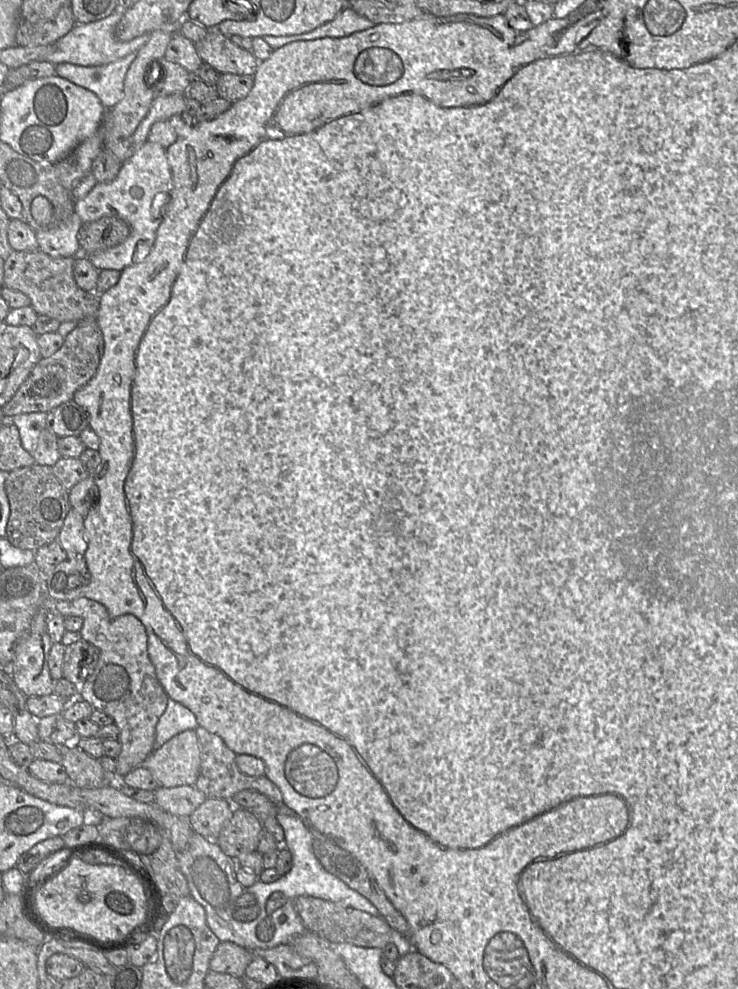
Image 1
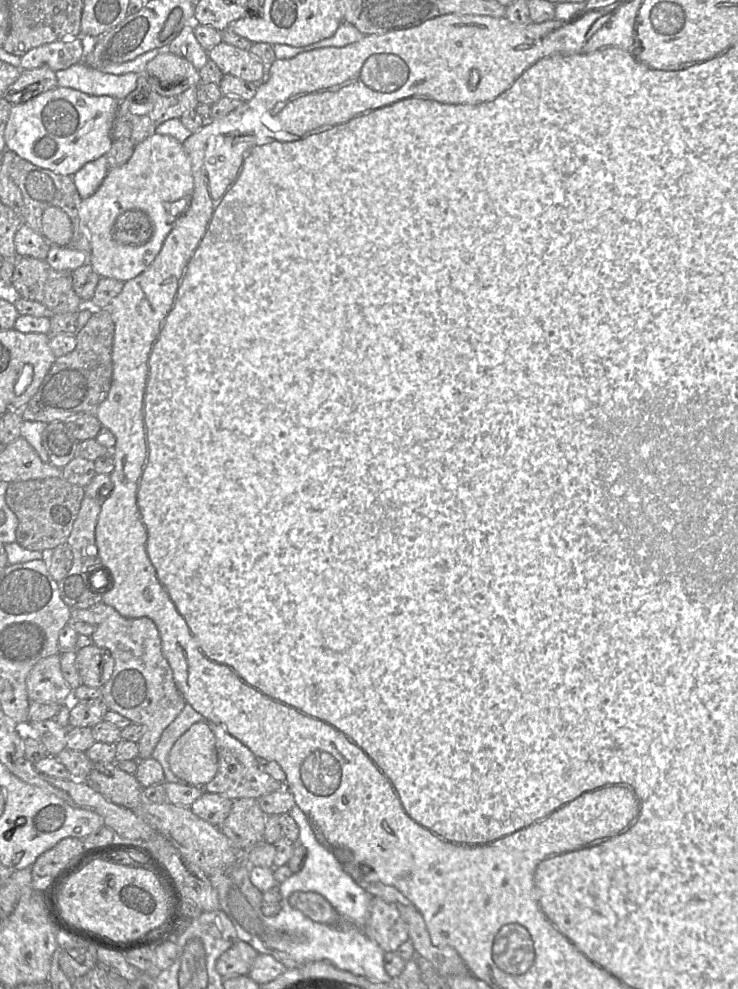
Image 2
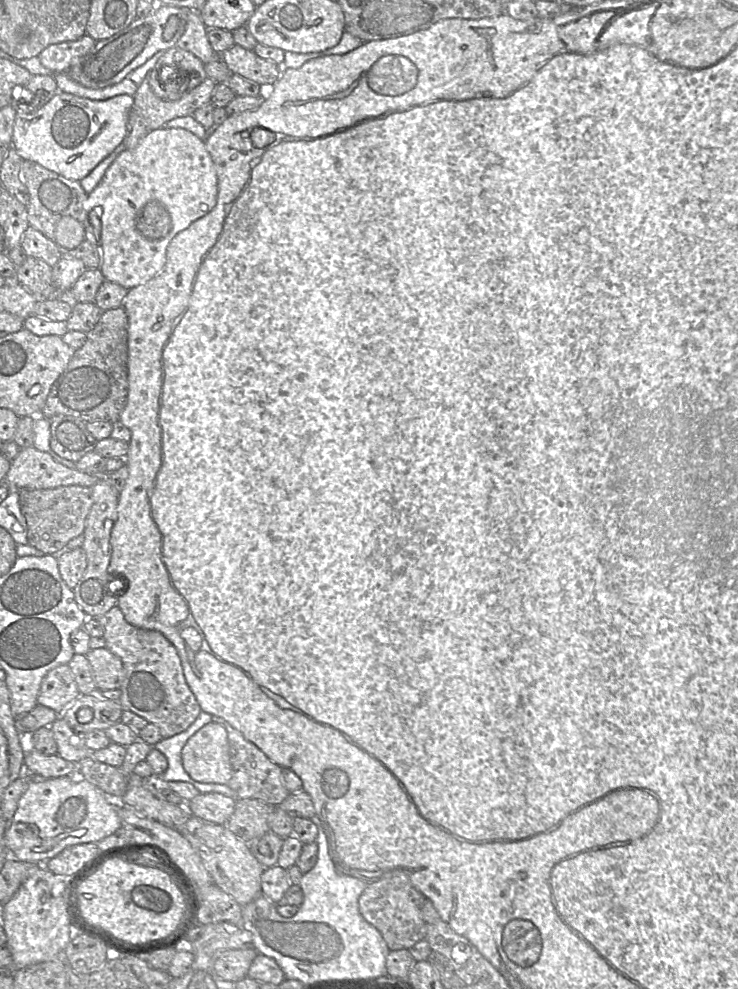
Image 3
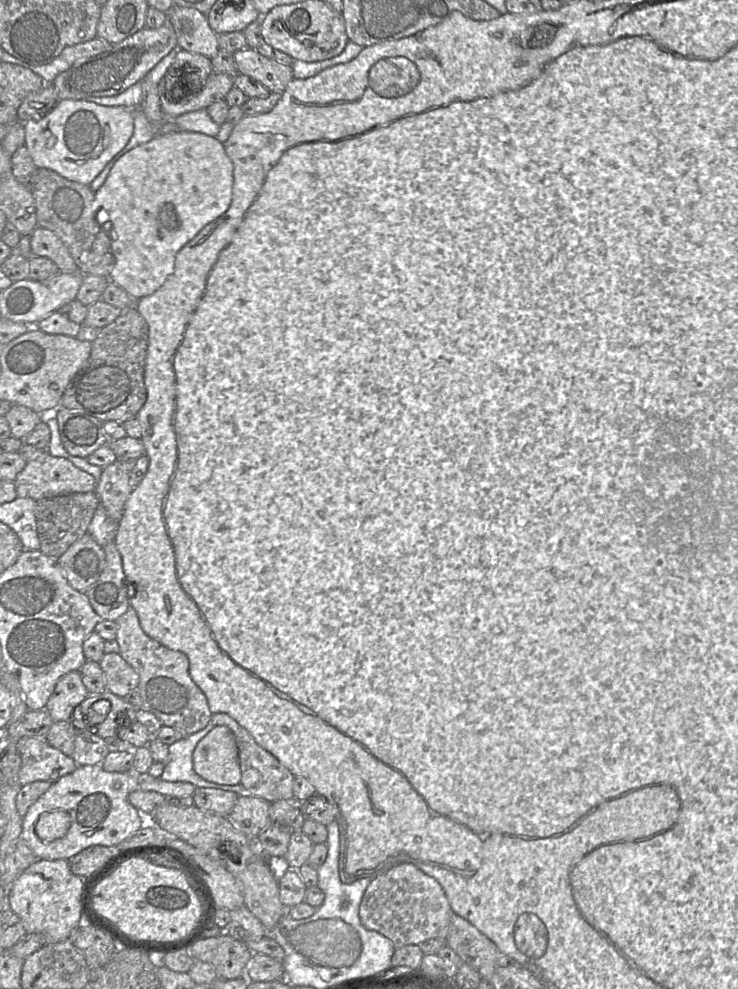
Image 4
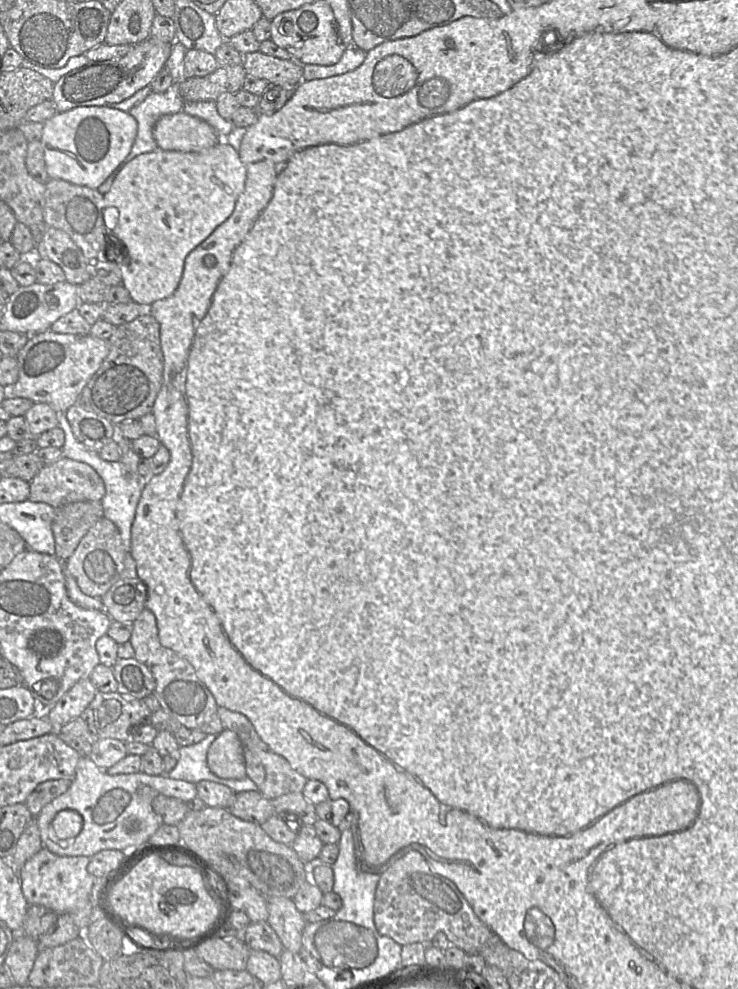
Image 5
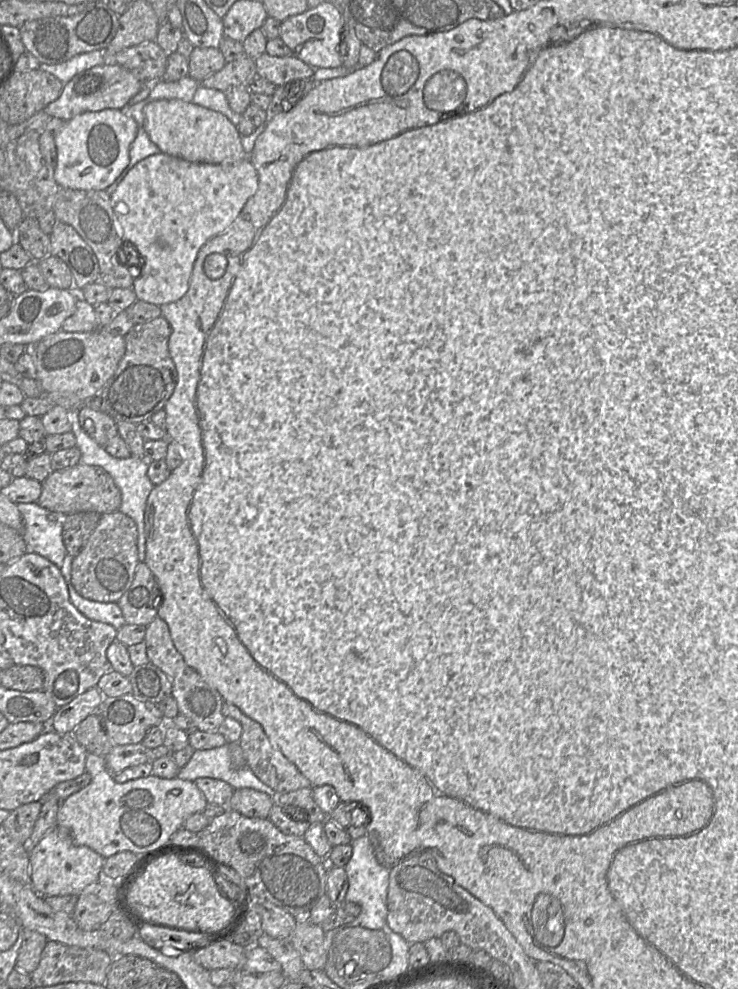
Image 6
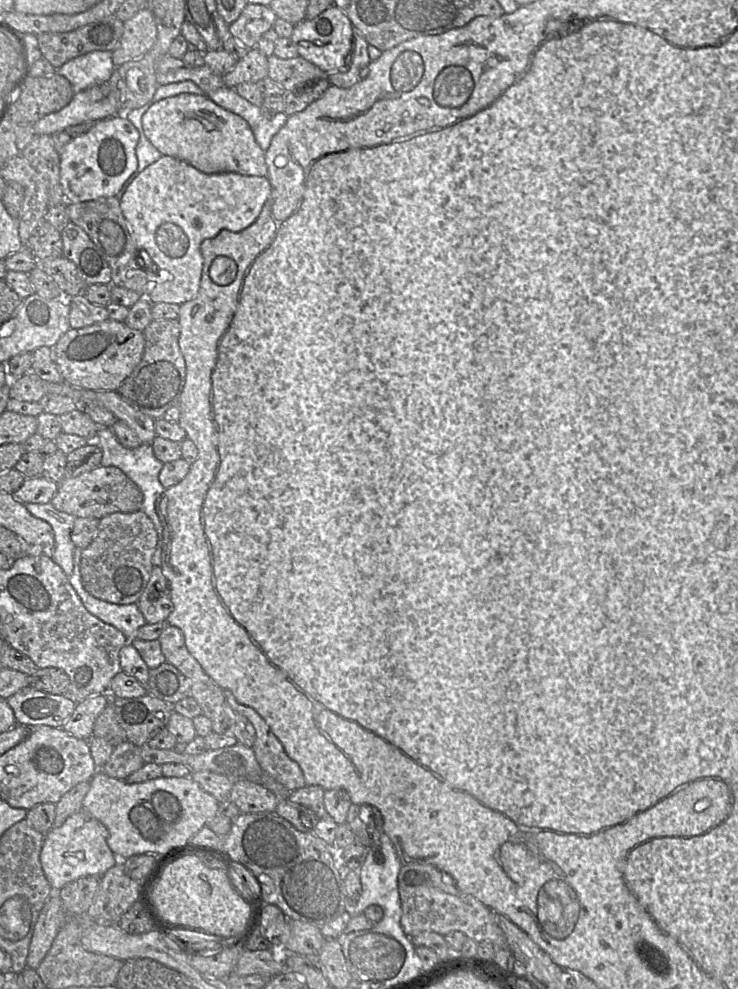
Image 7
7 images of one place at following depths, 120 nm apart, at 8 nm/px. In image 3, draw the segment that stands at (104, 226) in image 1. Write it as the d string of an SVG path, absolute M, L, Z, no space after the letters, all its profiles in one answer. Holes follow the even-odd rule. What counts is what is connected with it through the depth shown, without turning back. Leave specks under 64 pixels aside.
M151 201L138 212L136 228L148 239L160 239L170 232L172 219L163 203Z

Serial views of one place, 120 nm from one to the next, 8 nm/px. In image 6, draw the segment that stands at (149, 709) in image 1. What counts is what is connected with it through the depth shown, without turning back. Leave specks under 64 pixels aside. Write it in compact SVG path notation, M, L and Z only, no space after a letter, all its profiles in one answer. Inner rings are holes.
M159 616L146 626L143 642L146 645L149 662L162 670L171 680L171 695L176 700L179 714L191 719L199 731L222 734L227 743L239 742L242 733L241 724L222 714L224 703L222 696L215 688L209 686L196 670L187 665L173 644L167 623Z

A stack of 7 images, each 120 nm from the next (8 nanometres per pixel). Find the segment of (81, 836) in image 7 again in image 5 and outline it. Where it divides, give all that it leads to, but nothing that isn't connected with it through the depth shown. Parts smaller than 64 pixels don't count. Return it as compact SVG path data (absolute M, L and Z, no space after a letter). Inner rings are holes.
M42 847L18 871L22 893L29 905L44 906L58 915L78 911L91 901L92 888L96 877L92 876L87 866L90 857L58 856Z

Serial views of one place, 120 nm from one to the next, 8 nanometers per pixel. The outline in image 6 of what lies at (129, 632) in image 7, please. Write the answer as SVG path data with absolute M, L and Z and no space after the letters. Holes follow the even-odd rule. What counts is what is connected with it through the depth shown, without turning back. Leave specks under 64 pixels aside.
M66 554L60 567L66 582L71 603L88 619L113 626L116 630L126 624L122 611L116 602L102 603L83 598L75 590L71 580L71 564L73 556Z

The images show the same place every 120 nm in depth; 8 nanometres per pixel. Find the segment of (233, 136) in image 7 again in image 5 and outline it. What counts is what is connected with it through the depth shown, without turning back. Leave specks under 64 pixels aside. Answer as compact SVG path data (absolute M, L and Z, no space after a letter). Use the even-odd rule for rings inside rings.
M184 111L161 116L153 136L157 146L166 151L199 152L220 141L211 125Z

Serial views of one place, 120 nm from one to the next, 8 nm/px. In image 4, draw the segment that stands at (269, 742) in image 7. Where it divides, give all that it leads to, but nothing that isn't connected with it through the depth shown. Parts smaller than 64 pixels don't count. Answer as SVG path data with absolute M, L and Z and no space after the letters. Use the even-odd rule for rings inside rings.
M225 713L211 716L215 726L227 726L234 734L238 747L238 759L241 770L240 784L247 795L256 796L273 803L277 800L294 798L293 784L295 776L275 756L259 746L250 733Z

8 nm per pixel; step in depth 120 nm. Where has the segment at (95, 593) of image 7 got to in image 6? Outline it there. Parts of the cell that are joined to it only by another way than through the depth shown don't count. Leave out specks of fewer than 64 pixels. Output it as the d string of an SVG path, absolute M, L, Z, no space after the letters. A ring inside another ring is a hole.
M115 511L103 513L81 551L71 564L72 584L83 598L117 602L132 584L138 563L138 529L129 516Z

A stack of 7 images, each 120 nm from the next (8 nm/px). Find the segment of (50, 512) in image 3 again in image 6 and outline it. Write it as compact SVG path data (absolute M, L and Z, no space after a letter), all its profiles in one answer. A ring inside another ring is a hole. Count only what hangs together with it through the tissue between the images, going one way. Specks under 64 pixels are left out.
M78 512L69 514L62 528L62 538L69 555L75 557L83 548L96 528L101 514L96 512Z

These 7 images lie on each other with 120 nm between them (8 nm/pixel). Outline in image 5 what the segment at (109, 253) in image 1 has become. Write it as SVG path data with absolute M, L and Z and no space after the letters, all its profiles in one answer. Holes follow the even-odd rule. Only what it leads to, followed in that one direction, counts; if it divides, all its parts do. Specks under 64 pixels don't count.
M220 140L214 146L199 152L166 151L159 148L134 157L119 171L111 188L104 194L104 222L107 229L113 231L115 236L124 241L128 248L129 262L121 267L121 284L127 288L134 302L143 307L150 307L153 302L169 297L174 293L180 283L187 255L232 214L238 197L244 191L246 177L246 167L239 156L238 150L225 140Z

